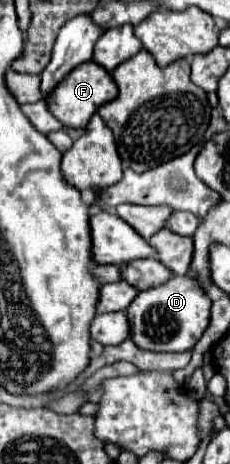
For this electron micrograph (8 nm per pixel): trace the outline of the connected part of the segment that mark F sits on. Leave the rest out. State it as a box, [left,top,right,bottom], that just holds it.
[45,62,117,128]

